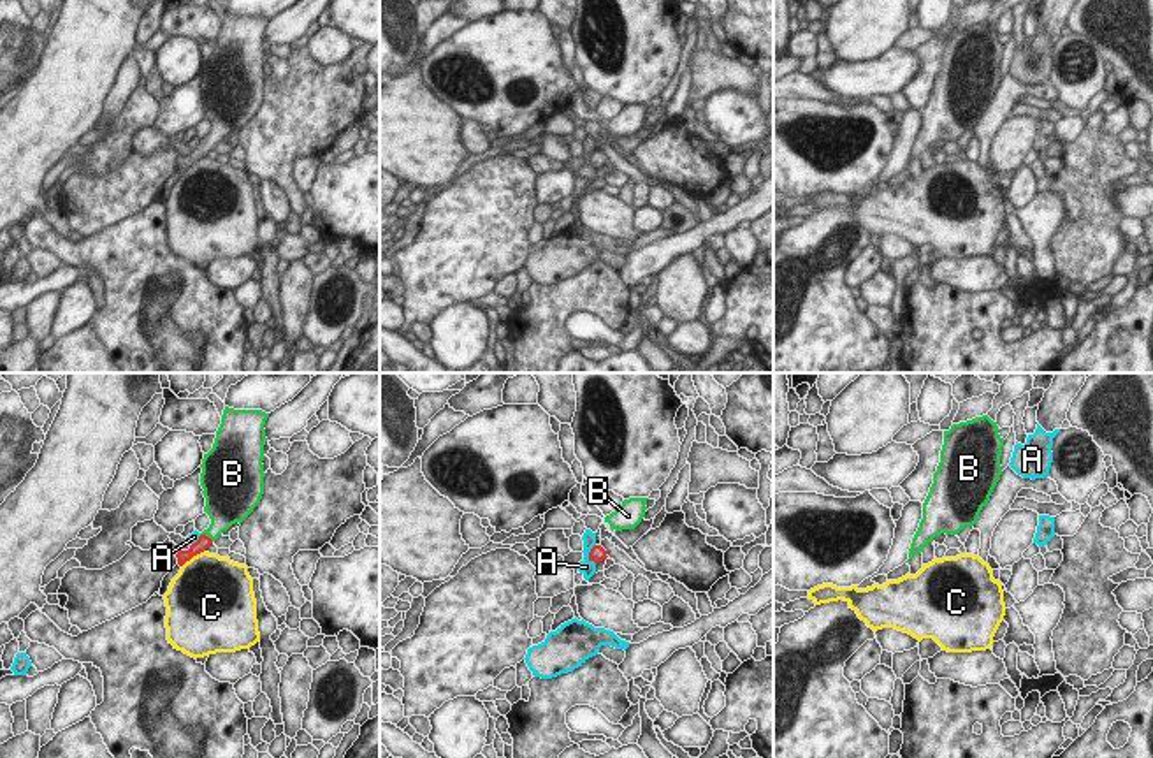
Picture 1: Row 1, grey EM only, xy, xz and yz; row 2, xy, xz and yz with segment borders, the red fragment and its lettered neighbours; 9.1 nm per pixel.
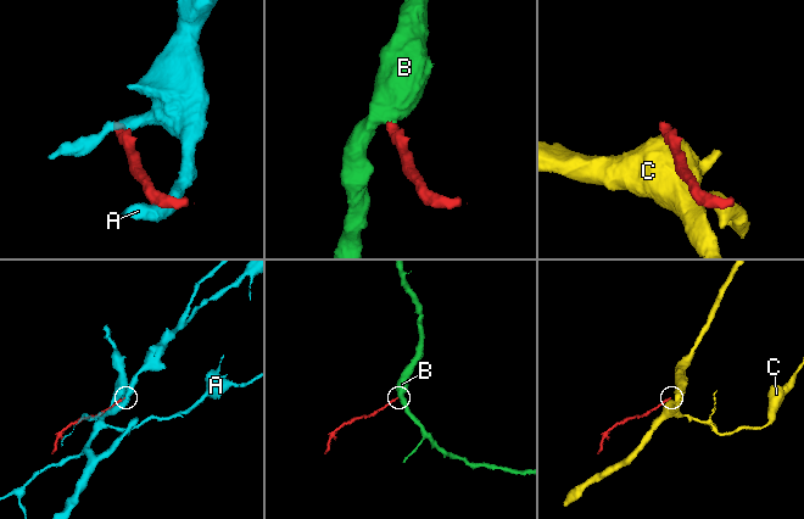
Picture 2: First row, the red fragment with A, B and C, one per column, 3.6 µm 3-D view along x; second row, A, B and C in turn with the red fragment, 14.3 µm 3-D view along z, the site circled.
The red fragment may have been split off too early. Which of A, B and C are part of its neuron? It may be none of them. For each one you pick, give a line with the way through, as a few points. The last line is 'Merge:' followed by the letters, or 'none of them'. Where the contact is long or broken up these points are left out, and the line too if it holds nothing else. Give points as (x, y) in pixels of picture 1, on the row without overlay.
B: Path across: xy (203, 148), (208, 143), (220, 129), (222, 120)
Merge: B.

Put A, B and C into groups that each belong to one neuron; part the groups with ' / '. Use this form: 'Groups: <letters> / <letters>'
Groups: A / B / C.

